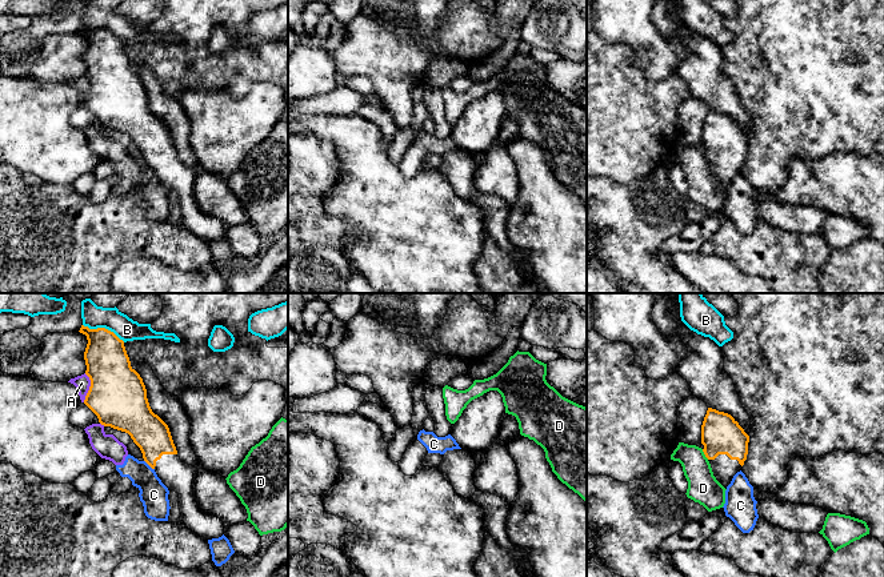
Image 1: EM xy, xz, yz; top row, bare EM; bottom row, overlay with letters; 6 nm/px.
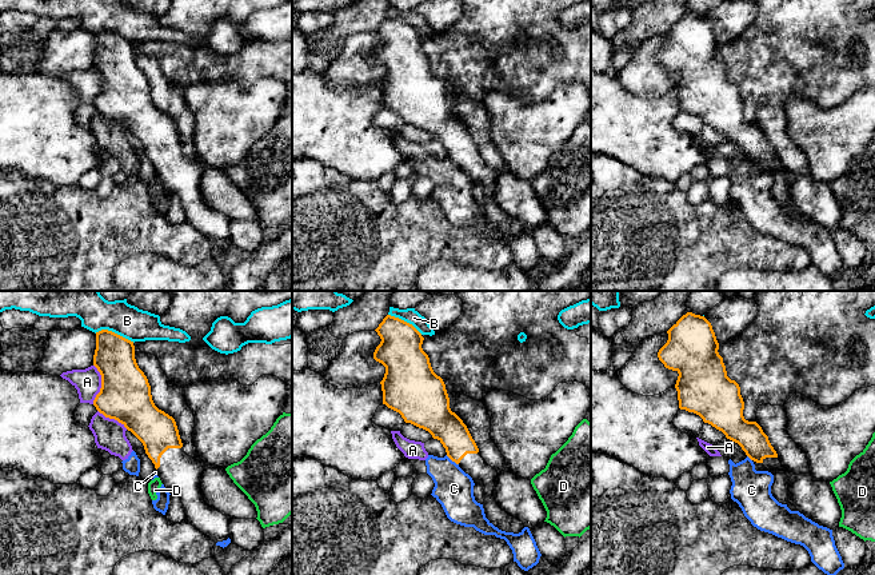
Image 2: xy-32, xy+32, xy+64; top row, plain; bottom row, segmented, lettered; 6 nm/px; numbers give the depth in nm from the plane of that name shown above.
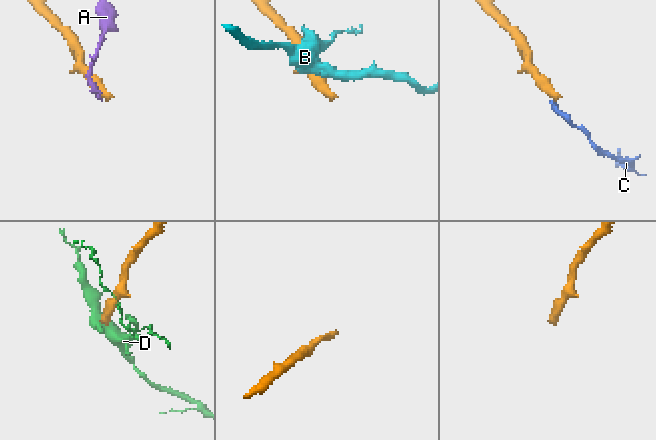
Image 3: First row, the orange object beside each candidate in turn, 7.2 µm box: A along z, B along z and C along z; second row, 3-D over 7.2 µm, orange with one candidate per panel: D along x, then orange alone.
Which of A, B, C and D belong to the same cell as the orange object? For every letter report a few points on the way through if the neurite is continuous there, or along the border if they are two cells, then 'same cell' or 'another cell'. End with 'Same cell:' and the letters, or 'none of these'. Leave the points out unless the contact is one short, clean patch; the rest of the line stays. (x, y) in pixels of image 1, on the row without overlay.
A: another cell
B: border xy (83, 25), (90, 29), (107, 29), (124, 43); another cell
C: border xy (144, 161), (154, 171); another cell
D: another cell
Same cell: none of these

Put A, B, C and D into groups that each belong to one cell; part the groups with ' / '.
A C / B / D

